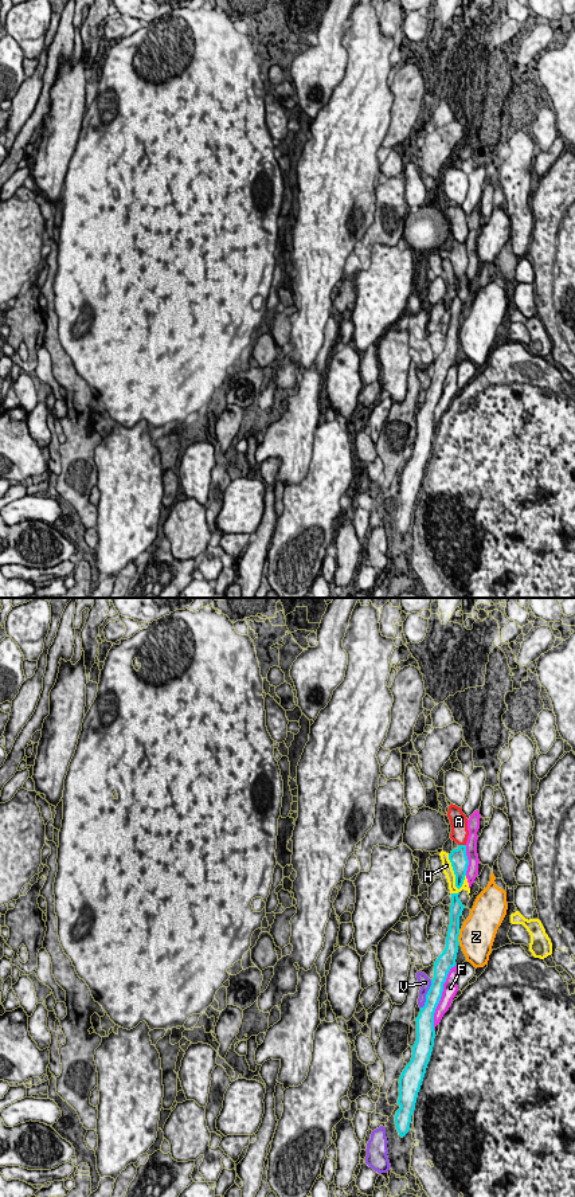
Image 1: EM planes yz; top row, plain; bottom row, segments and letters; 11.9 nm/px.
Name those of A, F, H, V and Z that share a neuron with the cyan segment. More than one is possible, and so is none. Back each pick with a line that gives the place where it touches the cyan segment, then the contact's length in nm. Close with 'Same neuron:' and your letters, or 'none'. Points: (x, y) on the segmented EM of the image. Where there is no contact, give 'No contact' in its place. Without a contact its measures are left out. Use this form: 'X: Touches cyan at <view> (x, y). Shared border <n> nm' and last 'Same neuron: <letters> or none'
F: Touches cyan at yz (441, 996). Shared border 850 nm
Same neuron: F

